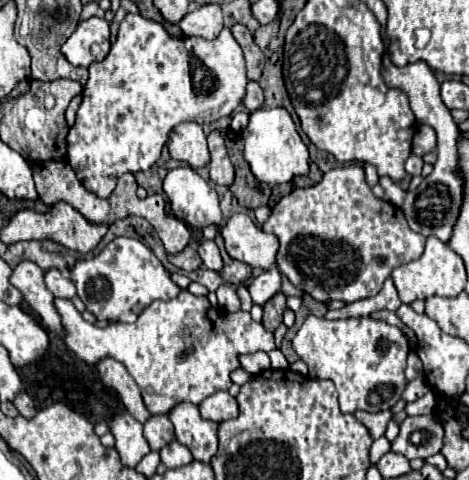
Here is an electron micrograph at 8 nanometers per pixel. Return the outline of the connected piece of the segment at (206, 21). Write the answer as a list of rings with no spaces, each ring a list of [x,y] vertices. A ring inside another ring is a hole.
[[[206,4],[186,14],[180,20],[180,30],[184,36],[202,36],[206,40],[214,40],[224,28],[224,14],[220,4]]]

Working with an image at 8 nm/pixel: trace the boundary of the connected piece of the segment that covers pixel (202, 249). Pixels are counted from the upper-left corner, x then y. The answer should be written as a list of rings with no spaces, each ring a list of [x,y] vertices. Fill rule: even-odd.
[[[214,240],[202,242],[198,246],[198,254],[200,254],[200,258],[208,270],[214,270],[214,272],[222,270],[222,258],[220,258],[220,252],[218,252],[218,246]]]

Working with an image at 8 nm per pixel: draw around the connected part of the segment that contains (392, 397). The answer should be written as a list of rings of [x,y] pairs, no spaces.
[[[308,316],[292,340],[294,352],[306,362],[312,378],[332,380],[338,386],[340,410],[354,414],[356,410],[380,412],[390,410],[406,388],[406,356],[408,340],[396,328],[370,316],[328,320]]]

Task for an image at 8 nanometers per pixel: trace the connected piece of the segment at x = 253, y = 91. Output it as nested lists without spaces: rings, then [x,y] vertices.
[[[248,82],[248,90],[244,96],[244,106],[248,108],[248,112],[256,112],[264,106],[264,94],[262,88],[258,86],[258,82]]]

